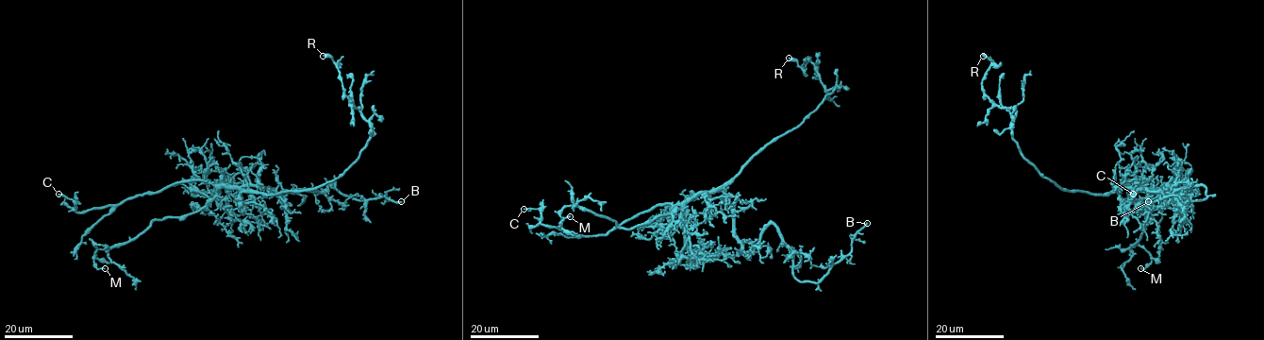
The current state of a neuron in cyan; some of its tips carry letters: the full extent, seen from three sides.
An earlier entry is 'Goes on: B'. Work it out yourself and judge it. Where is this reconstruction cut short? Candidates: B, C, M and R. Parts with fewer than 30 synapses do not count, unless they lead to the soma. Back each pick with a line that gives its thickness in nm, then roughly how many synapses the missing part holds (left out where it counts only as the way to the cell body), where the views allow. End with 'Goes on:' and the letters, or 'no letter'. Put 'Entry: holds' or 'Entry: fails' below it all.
B: 190 nm thick
Goes on: B
Entry: holds

